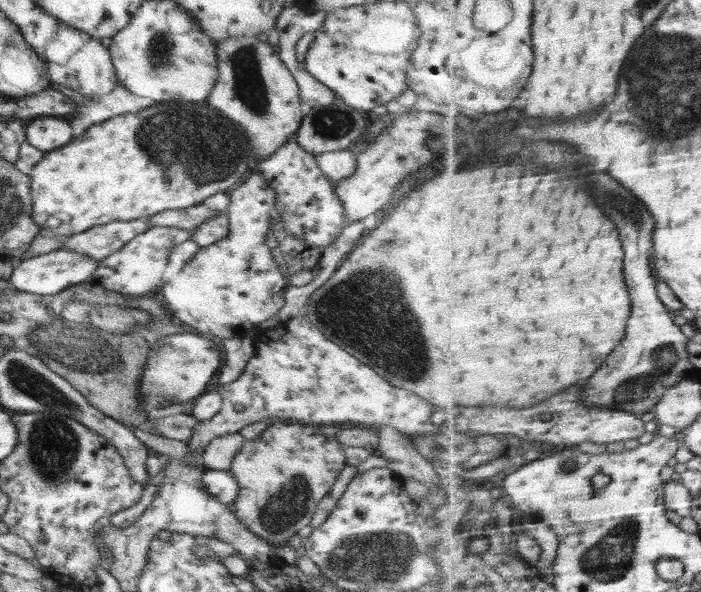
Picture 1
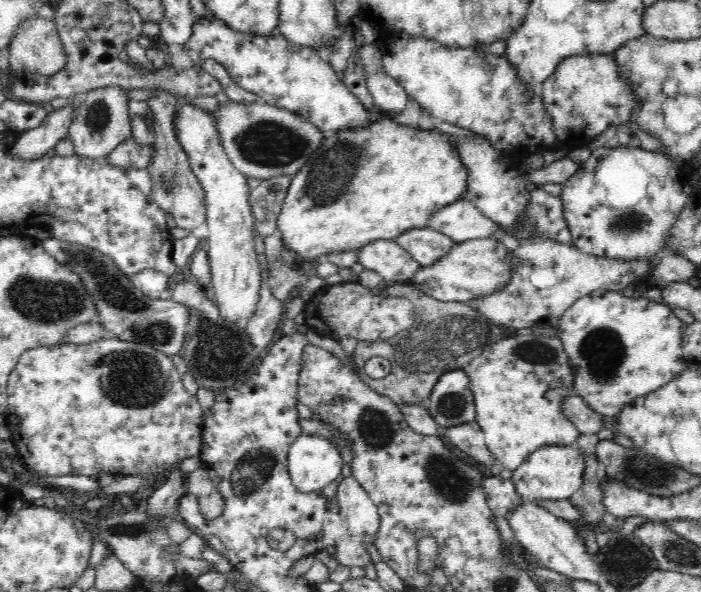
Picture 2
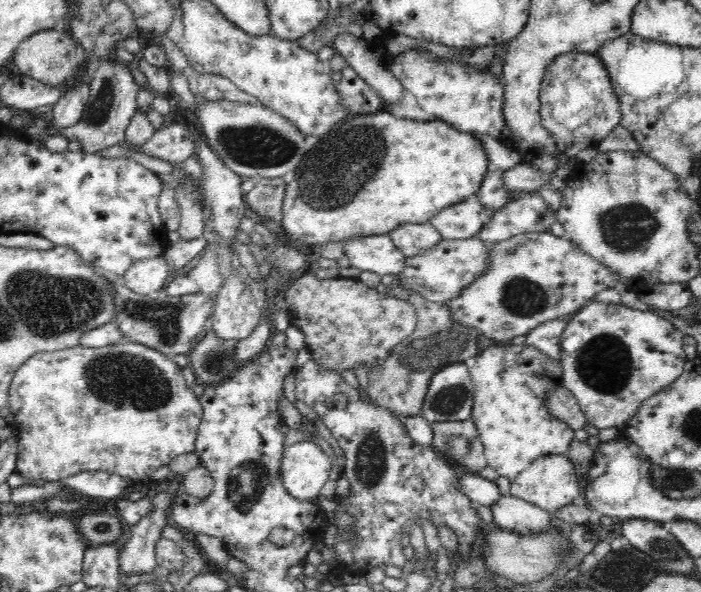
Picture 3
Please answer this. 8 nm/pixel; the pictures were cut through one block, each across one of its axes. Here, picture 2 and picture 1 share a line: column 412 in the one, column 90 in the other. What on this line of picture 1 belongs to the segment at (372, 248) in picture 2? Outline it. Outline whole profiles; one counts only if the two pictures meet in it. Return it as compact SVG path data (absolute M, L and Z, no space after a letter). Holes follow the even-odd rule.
M62 248L36 257L25 258L18 266L13 268L13 272L7 281L20 292L41 294L42 296L45 294L52 295L69 286L88 281L94 274L99 262L100 260L92 260L81 252Z

